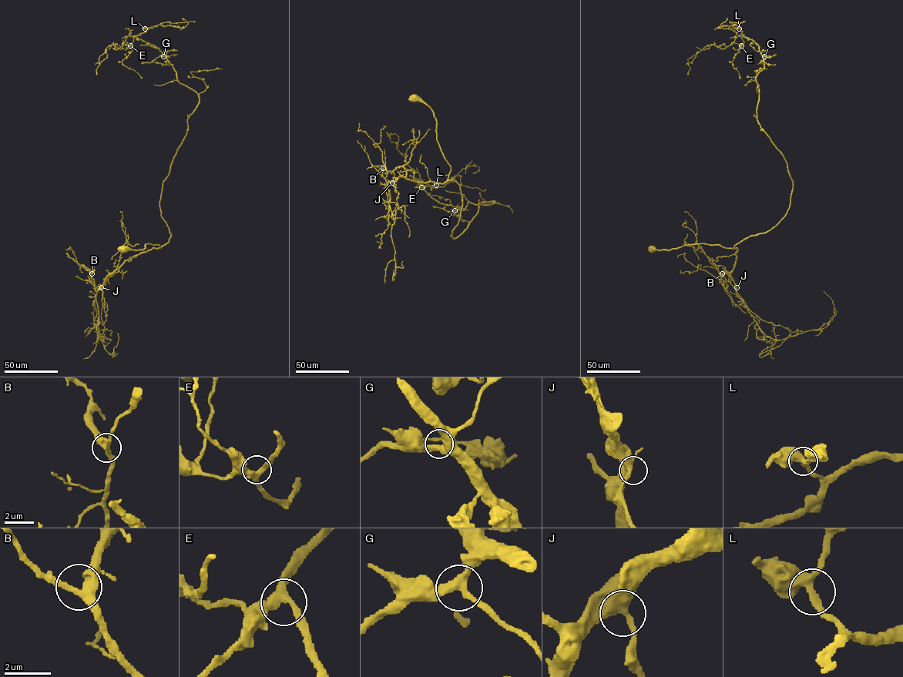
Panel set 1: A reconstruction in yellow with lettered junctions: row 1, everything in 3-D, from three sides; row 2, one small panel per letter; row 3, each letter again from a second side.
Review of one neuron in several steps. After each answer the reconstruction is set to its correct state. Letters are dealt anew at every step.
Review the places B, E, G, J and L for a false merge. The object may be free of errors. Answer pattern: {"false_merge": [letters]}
{"false_merge": []}

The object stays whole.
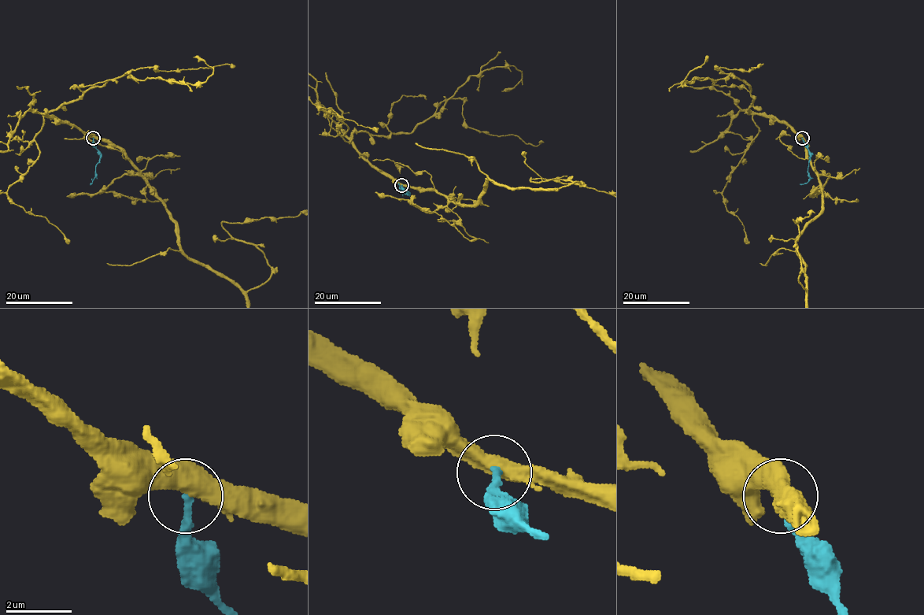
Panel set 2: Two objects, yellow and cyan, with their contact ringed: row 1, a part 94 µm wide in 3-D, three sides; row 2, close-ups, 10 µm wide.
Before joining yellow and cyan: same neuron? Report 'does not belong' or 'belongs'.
does not belong

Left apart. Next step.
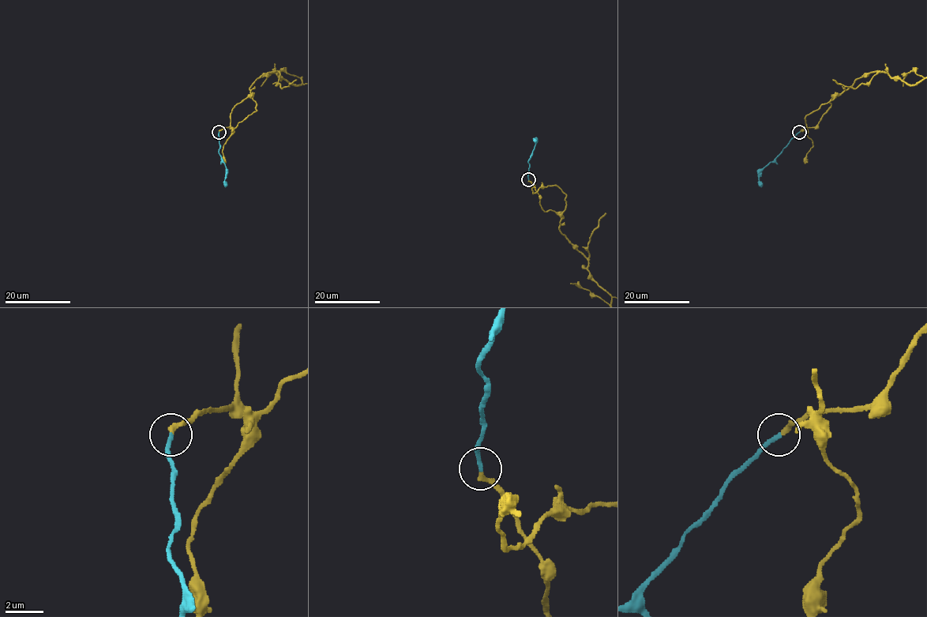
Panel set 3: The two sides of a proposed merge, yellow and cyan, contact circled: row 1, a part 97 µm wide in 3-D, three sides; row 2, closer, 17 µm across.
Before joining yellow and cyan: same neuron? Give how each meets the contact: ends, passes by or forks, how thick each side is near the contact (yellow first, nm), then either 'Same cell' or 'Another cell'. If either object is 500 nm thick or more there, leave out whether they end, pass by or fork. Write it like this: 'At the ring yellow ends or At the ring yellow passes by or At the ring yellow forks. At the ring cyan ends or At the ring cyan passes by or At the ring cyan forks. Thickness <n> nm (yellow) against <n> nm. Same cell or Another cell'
At the ring yellow ends. At the ring cyan ends. Thickness 280 nm (yellow) against 220 nm. Same cell

